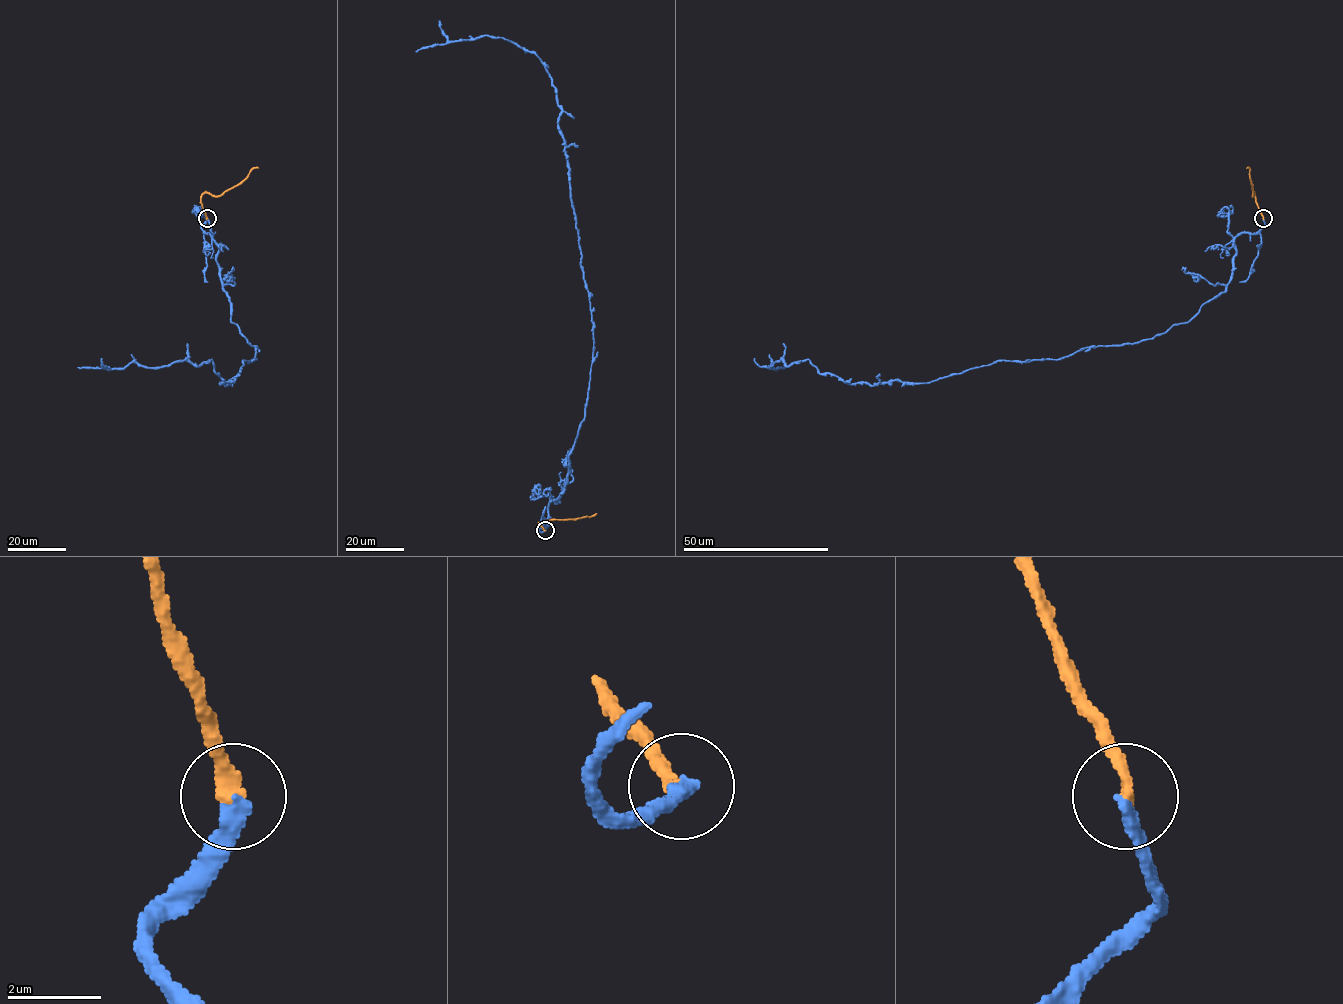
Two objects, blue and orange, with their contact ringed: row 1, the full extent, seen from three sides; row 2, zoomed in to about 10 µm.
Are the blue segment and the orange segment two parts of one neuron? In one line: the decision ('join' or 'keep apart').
join

